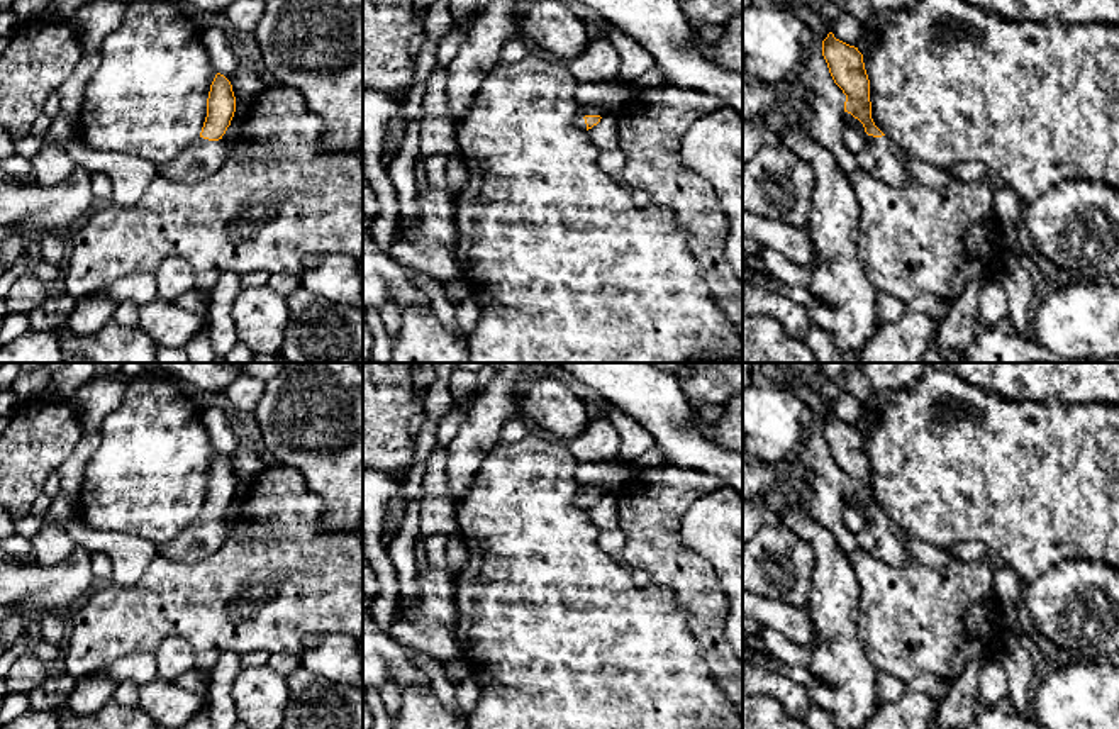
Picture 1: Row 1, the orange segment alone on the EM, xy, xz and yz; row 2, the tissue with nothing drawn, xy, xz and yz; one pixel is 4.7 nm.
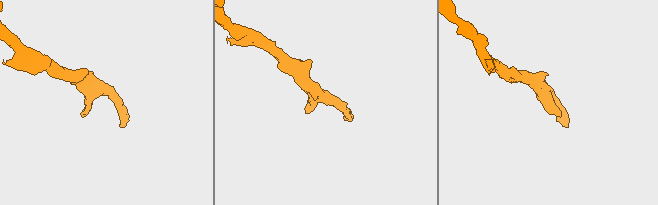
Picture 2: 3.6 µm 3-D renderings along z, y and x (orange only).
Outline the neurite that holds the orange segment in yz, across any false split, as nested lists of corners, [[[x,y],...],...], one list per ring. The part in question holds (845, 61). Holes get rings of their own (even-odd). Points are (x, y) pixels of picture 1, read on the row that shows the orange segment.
[[[829,32],[822,41],[822,56],[834,83],[846,95],[844,112],[858,119],[868,134],[865,149],[856,154],[860,170],[892,186],[916,183],[907,170],[904,151],[871,119],[870,80],[863,54]]]

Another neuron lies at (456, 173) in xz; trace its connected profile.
[[[459,153],[449,156],[448,159],[446,181],[448,181],[448,192],[454,195],[459,193],[468,181],[468,168]]]

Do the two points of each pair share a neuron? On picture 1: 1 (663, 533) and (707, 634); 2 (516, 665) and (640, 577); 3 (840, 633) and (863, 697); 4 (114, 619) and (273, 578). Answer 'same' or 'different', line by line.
1: same
2: different
3: same
4: same

